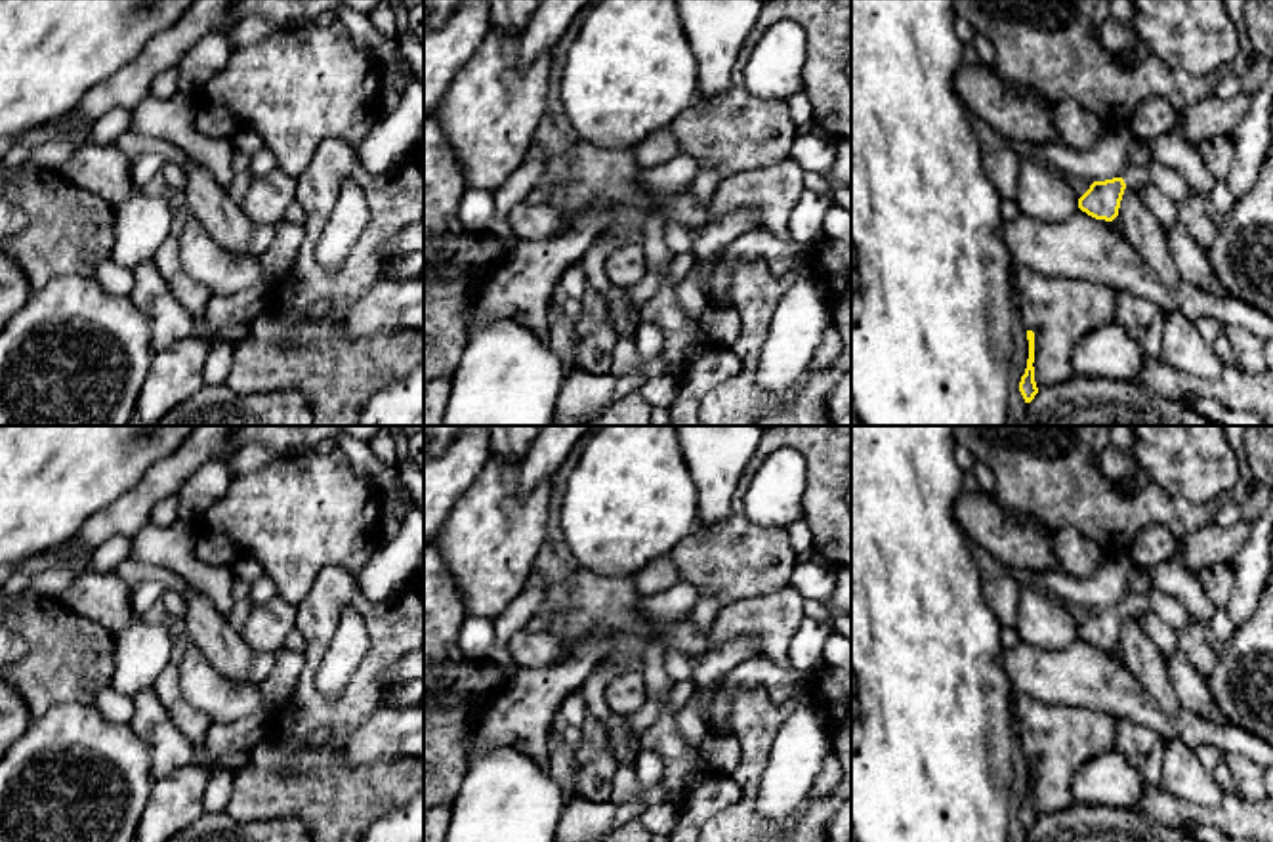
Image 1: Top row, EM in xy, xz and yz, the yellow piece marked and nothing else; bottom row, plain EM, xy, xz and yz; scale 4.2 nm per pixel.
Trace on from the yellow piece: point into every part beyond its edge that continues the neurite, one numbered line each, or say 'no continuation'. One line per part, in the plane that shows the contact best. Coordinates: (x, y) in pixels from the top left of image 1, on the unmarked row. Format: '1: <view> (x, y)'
1: yz (1136, 602)

